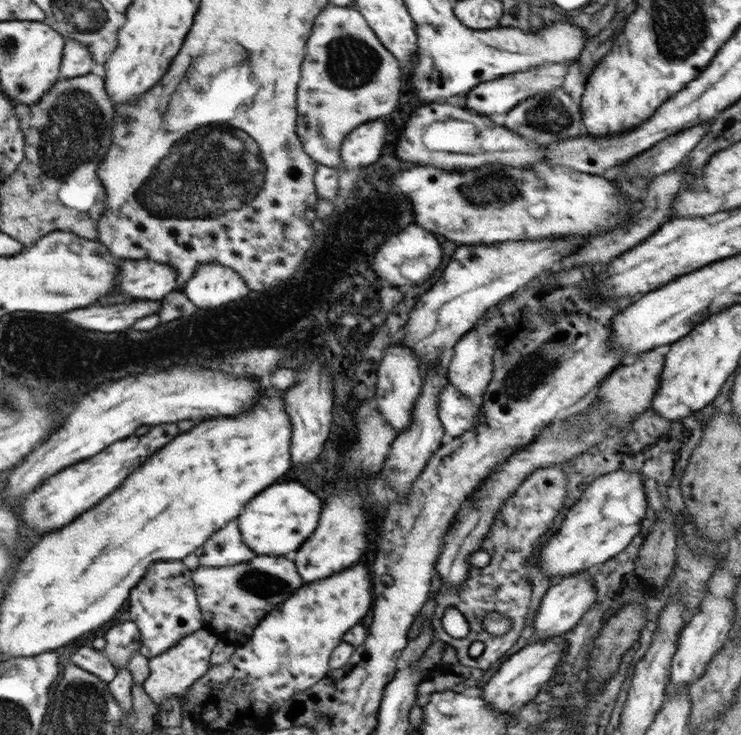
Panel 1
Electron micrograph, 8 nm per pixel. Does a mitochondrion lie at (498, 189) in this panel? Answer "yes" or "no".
yes

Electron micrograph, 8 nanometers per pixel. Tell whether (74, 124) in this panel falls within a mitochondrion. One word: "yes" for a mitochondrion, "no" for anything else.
yes

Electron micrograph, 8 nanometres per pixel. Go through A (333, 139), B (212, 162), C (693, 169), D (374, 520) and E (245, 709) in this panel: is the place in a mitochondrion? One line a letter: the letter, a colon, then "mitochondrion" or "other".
A: other
B: mitochondrion
C: mitochondrion
D: other
E: mitochondrion

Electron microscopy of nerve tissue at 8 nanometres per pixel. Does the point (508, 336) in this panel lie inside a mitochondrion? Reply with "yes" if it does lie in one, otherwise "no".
no

